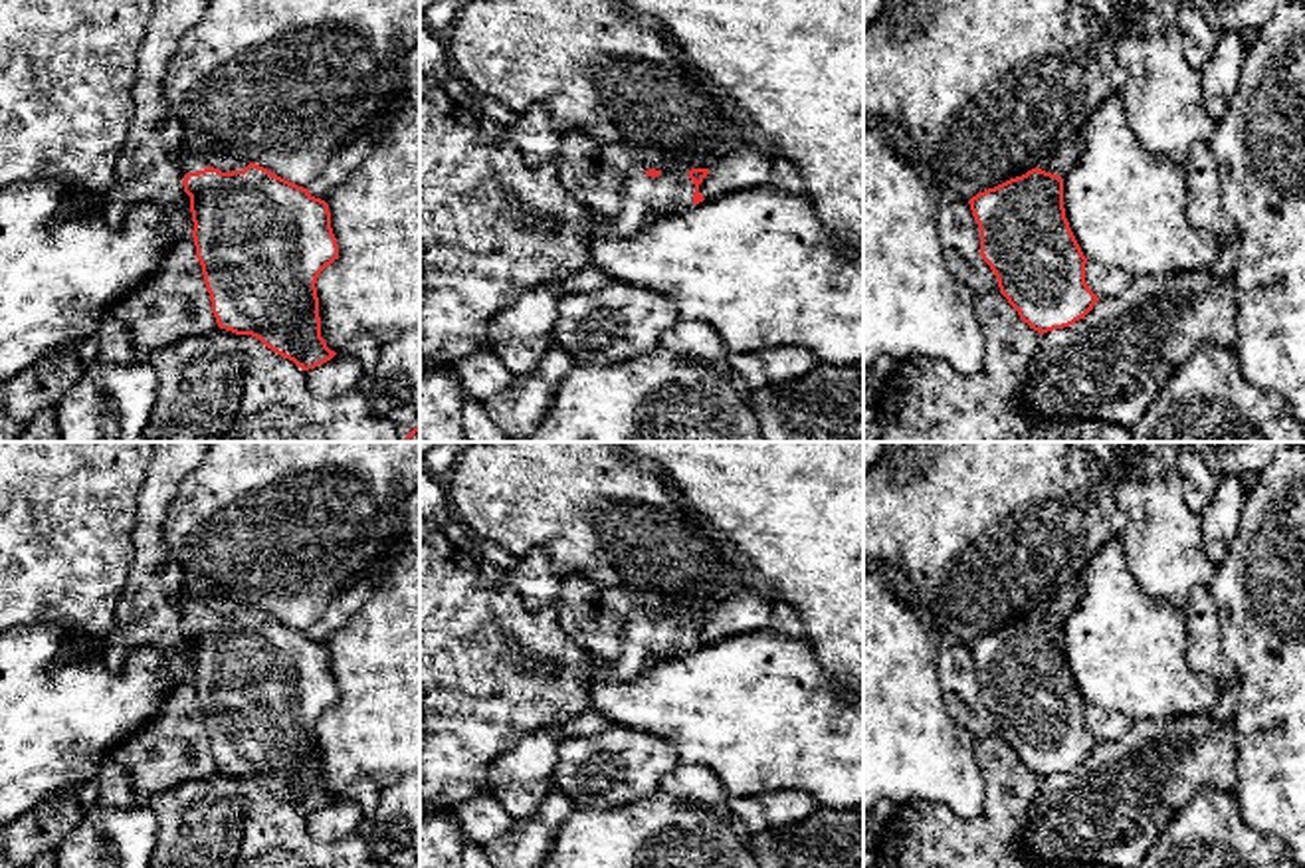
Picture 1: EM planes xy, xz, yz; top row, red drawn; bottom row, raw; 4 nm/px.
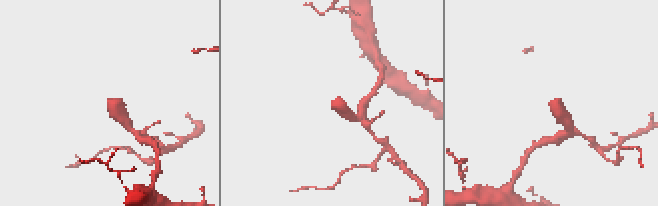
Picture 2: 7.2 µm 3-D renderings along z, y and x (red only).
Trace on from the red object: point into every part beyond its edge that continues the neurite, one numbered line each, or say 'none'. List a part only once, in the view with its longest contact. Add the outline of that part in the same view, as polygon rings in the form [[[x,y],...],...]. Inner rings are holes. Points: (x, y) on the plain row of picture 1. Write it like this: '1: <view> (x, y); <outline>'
1: xy (191, 605); [[[184,597],[184,600],[182,600],[184,618],[198,616],[198,614],[204,614],[208,610],[214,610],[222,616],[232,616],[232,614],[244,614],[248,608],[250,606],[246,606],[242,602],[228,600],[228,598]]]

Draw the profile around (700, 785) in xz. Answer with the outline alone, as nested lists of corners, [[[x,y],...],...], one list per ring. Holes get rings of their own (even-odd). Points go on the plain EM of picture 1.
[[[679,763],[661,777],[659,789],[683,797],[693,807],[707,811],[713,816],[729,820],[733,814],[727,809],[729,795],[723,781],[699,763]]]

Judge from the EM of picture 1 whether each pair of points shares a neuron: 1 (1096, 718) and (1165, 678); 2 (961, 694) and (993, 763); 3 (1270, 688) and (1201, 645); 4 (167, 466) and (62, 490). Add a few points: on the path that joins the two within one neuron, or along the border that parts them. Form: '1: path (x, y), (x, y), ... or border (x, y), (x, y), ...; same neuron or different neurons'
1: border (1088, 704), (1121, 712), (1131, 722); different neurons
2: border (999, 734), (977, 740); different neurons
3: border (1218, 617), (1220, 649), (1238, 682); different neurons
4: border (151, 462), (135, 516); different neurons

